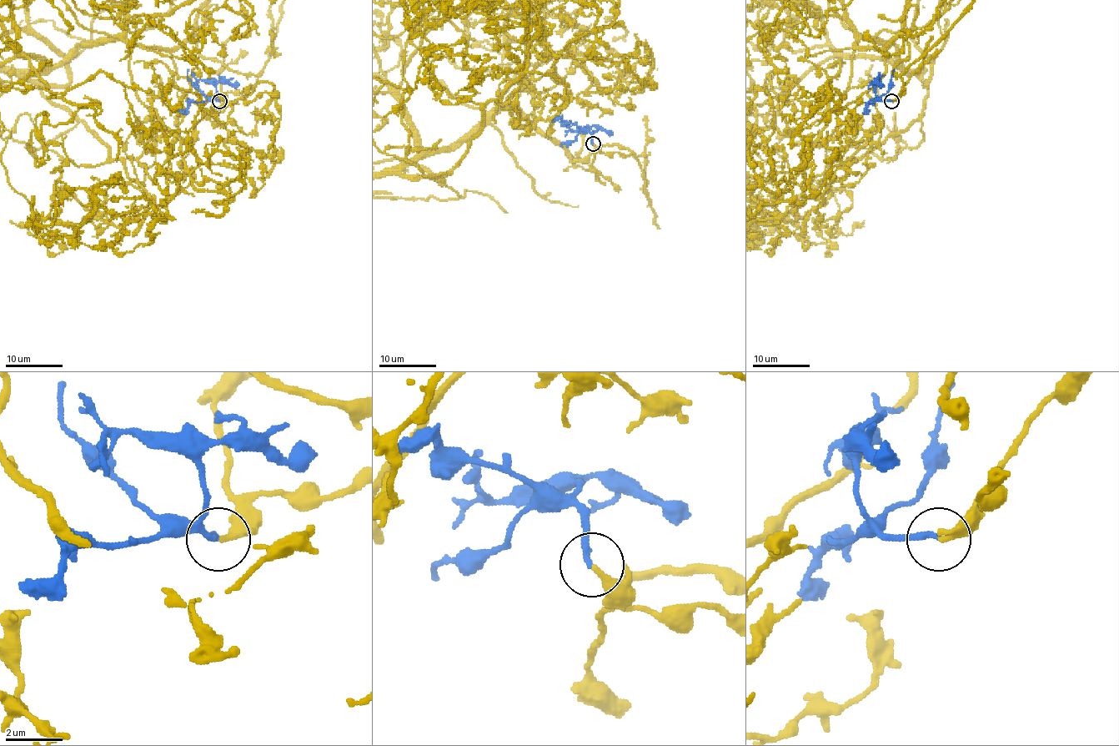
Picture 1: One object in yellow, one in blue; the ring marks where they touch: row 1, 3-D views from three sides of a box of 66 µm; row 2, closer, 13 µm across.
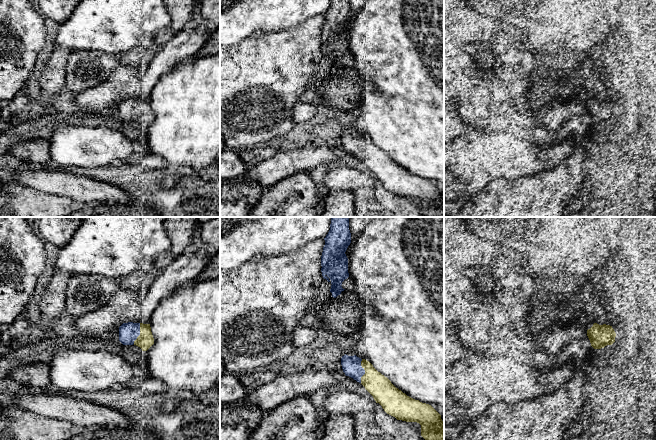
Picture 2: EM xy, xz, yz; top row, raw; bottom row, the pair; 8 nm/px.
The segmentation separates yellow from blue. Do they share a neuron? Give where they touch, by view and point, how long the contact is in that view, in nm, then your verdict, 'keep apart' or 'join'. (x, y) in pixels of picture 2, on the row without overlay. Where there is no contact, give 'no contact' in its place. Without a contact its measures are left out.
xz (365, 147) | 190 nm | join

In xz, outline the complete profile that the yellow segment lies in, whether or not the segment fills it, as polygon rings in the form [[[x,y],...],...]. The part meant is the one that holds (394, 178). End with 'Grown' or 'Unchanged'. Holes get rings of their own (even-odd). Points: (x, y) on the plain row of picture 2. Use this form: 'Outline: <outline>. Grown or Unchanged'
Outline: [[[345,130],[341,141],[345,151],[361,159],[387,190],[397,196],[419,199],[426,217],[444,217],[444,198],[431,181],[407,172],[365,135]]]. Grown

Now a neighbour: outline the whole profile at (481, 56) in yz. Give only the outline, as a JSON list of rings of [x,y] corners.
[[[470,43],[465,44],[464,49],[478,68],[487,73],[492,72],[494,60],[487,46],[477,43]]]

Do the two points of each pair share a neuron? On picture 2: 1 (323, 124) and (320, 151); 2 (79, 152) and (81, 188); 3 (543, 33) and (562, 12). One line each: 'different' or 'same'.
1: same
2: different
3: different

